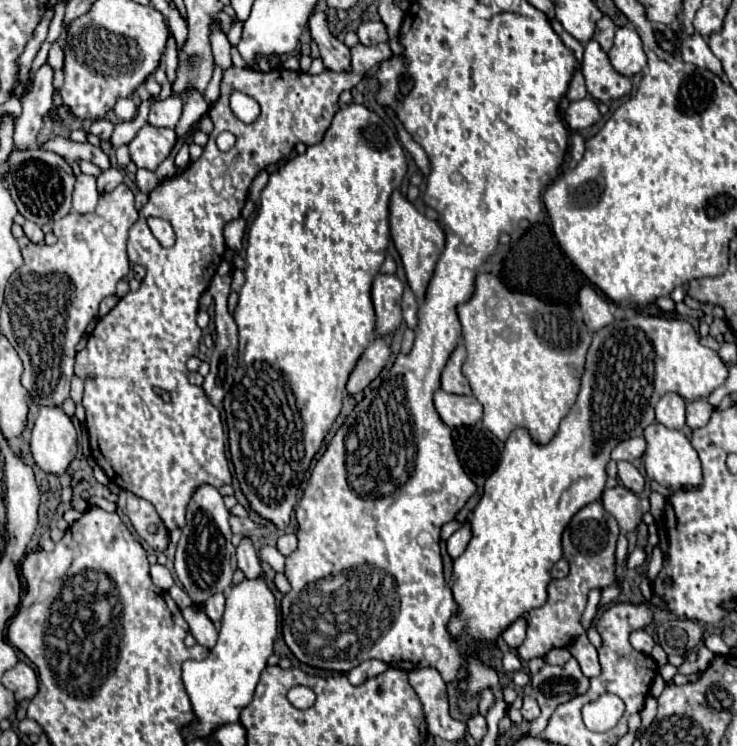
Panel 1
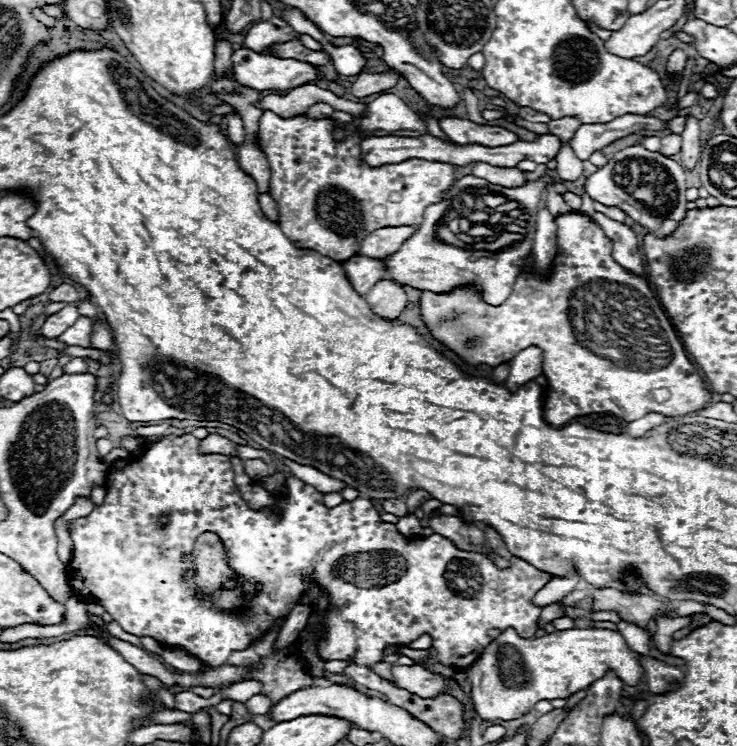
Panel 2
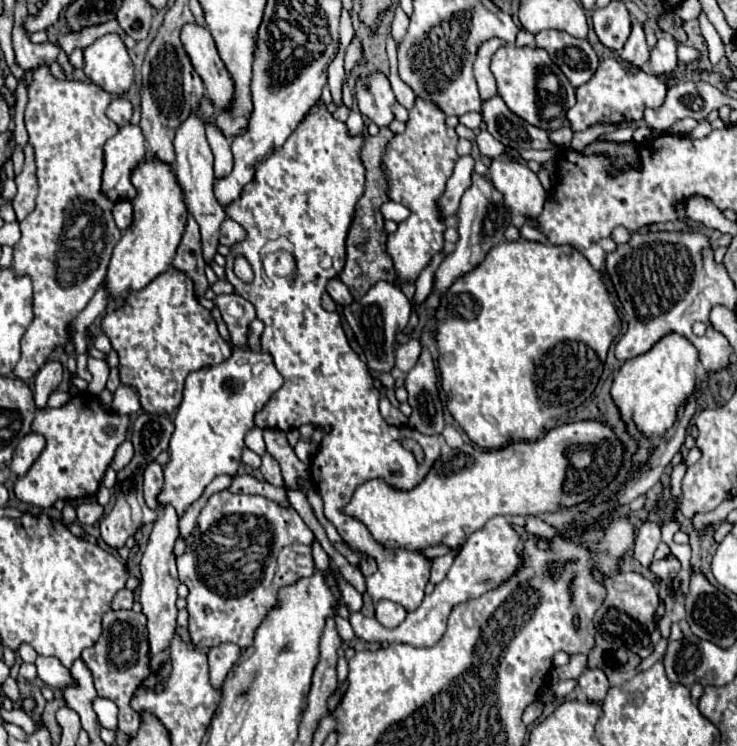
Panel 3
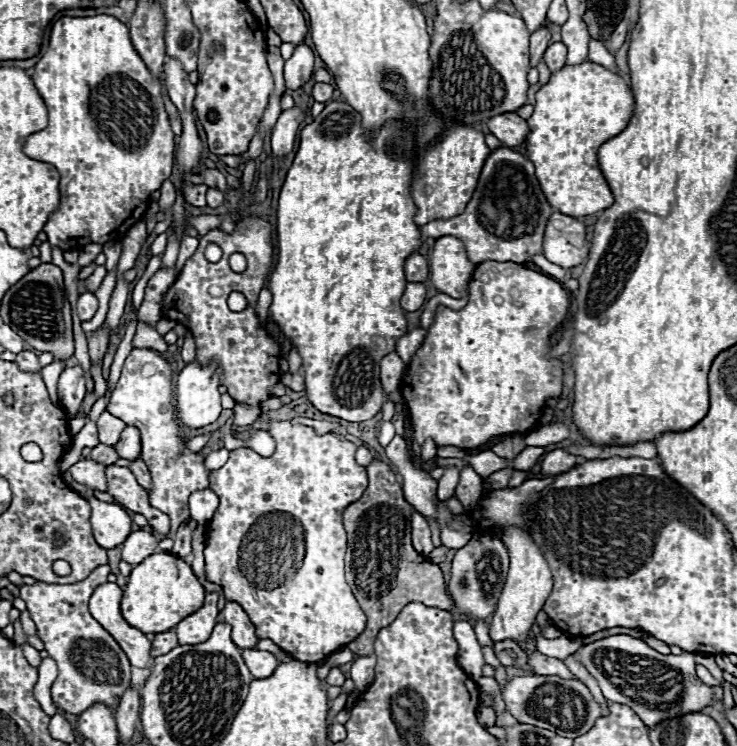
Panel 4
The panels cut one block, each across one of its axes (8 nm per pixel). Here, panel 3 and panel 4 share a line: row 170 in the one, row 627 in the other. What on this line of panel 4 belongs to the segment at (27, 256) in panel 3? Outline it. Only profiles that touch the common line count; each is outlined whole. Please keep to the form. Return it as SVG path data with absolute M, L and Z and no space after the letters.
M98 566L88 578L76 584L48 584L36 580L30 586L20 586L20 598L26 602L32 620L36 622L38 636L44 642L44 650L58 664L58 678L52 684L52 698L60 712L82 714L94 702L118 708L118 700L130 686L132 666L124 650L114 638L90 616L88 600L96 586L106 582L110 566Z

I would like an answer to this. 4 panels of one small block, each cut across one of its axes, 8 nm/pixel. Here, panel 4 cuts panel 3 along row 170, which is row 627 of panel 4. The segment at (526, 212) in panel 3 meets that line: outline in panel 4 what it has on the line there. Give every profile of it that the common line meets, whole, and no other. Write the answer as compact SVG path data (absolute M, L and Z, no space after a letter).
M508 528L502 534L504 544L508 546L508 554L510 554L510 570L506 576L506 584L498 602L498 610L492 616L492 630L490 630L490 638L494 642L504 642L504 640L512 640L518 644L526 644L532 638L532 626L536 620L536 614L542 610L546 598L552 592L552 574L550 568L544 560L544 556L540 554L538 546L534 544L534 540L530 538L528 532L520 530L520 528Z

